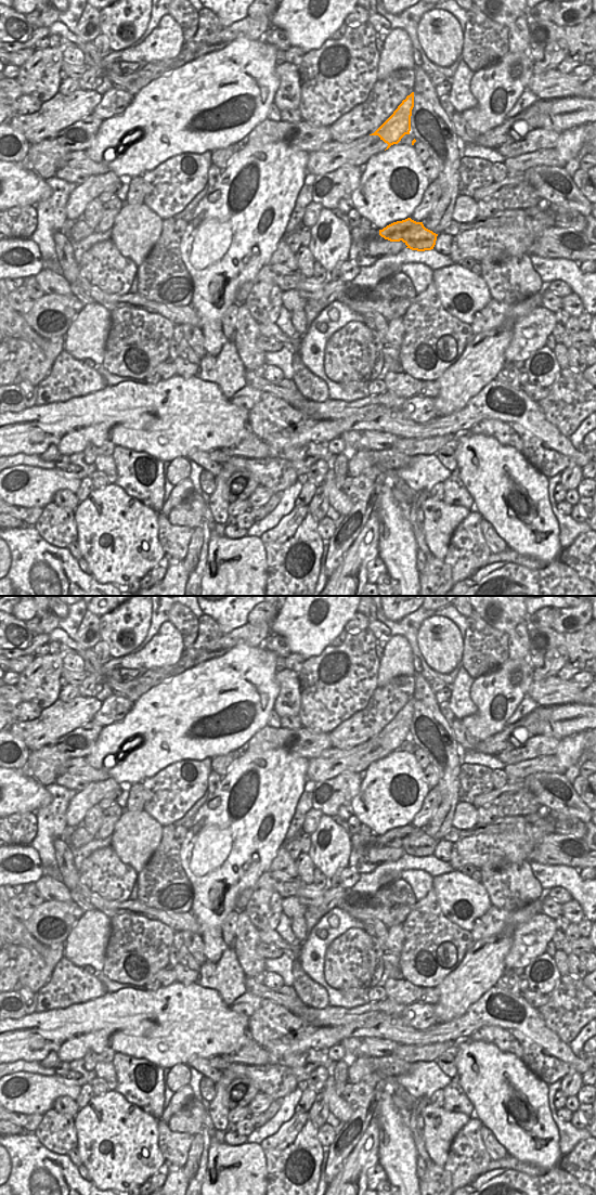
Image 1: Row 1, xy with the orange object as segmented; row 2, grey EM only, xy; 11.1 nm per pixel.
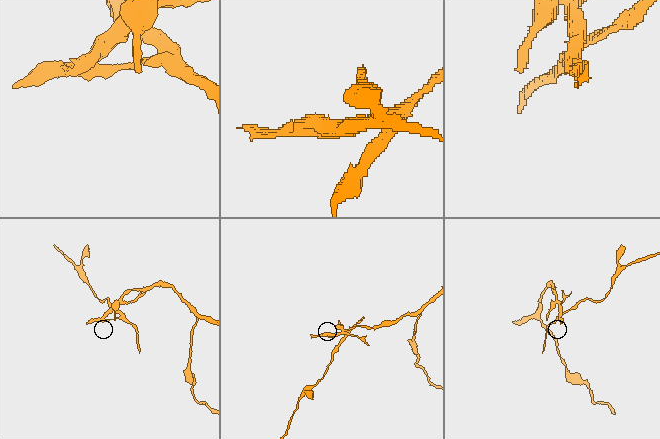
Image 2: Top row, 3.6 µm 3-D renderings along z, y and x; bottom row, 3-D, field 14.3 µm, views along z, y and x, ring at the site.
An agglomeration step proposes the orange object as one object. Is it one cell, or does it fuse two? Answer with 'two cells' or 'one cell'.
two cells

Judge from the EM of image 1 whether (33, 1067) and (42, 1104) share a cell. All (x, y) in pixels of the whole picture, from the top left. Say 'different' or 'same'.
different

